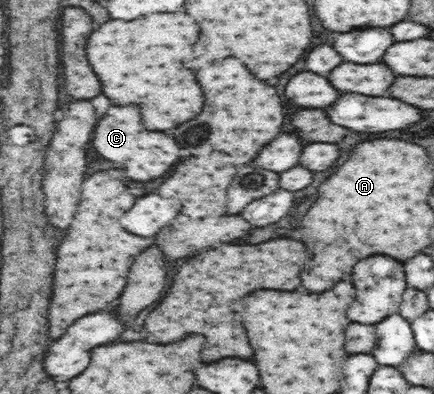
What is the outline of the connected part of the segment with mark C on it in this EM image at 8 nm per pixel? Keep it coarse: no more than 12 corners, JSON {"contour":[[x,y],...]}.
{"contour":[[136,105],[110,107],[92,145],[132,181],[166,175],[180,147],[142,129]]}

